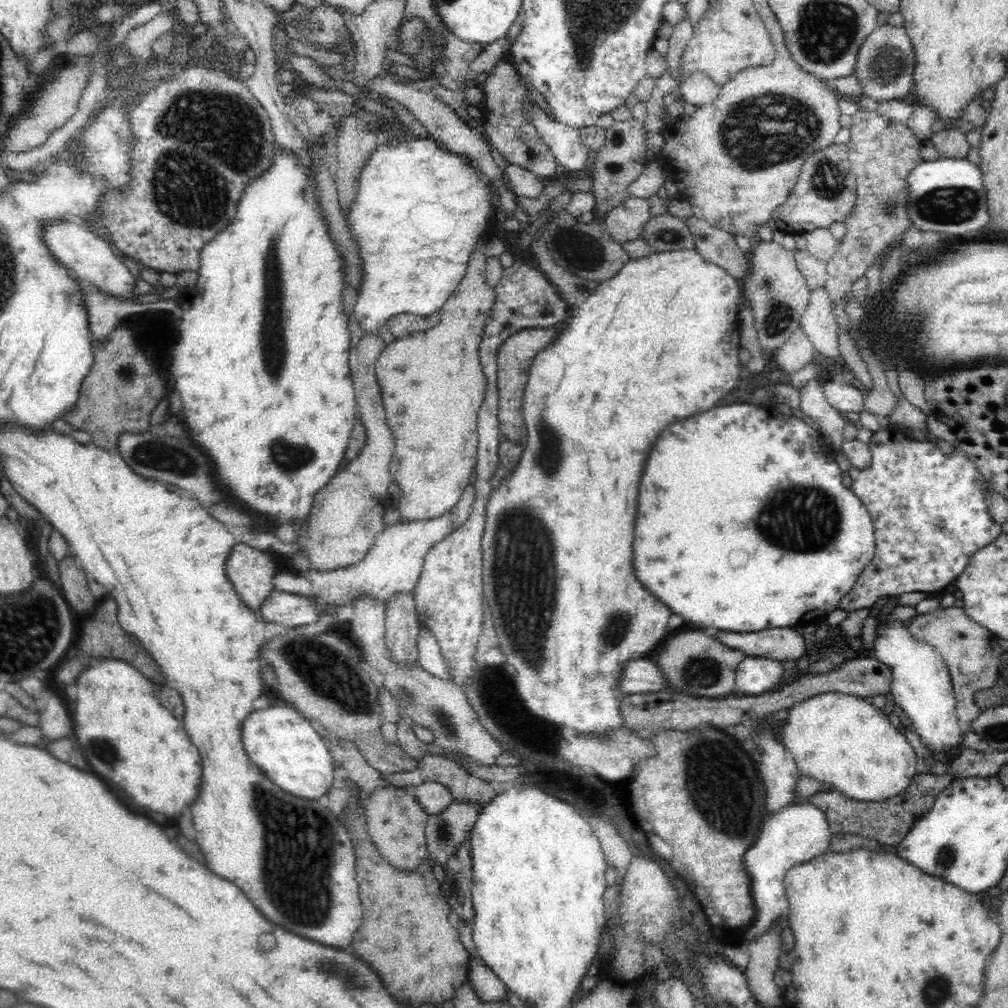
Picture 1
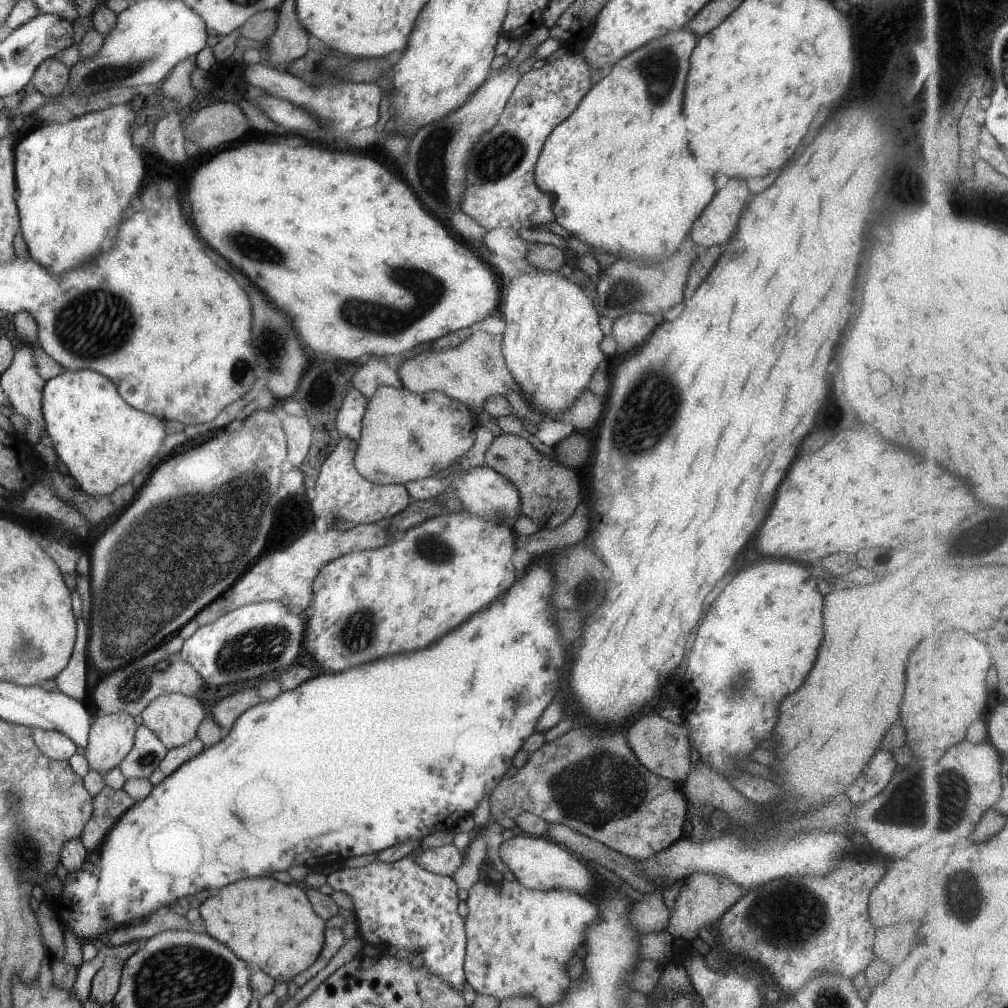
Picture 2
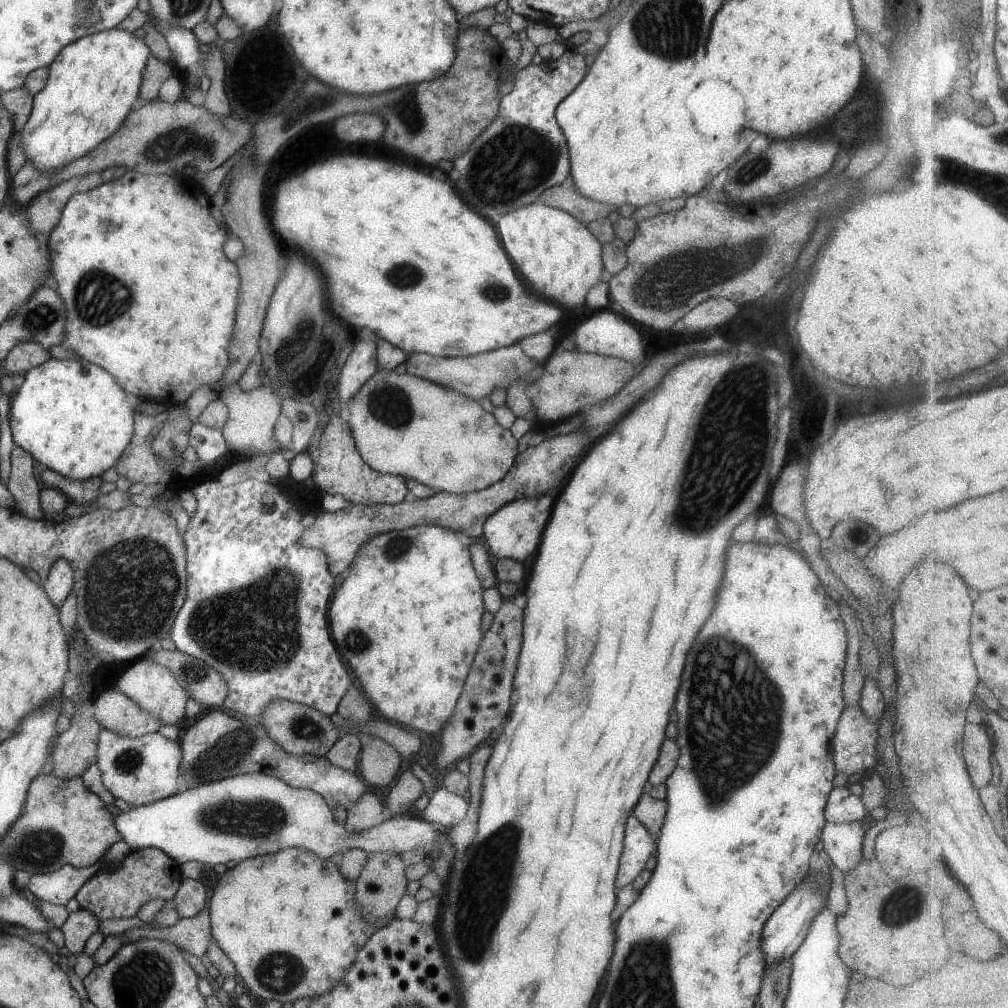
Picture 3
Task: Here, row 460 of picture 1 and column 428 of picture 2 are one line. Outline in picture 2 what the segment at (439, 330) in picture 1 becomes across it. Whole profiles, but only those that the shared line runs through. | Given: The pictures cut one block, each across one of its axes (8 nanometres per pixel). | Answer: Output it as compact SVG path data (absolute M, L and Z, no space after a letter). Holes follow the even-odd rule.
M378 386L373 396L366 400L360 437L353 457L355 470L365 480L376 485L404 485L415 479L431 477L471 448L477 425L471 410L446 394L435 391L412 393L403 386L398 389Z

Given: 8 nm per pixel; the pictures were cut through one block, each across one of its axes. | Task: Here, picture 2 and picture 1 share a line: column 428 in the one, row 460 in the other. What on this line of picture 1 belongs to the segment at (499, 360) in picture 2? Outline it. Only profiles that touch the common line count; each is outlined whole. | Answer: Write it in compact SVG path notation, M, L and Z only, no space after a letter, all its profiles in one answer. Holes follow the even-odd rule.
M366 335L349 352L349 371L355 388L357 417L366 430L366 443L358 457L353 458L340 472L336 472L328 485L315 494L308 516L302 523L297 524L294 540L300 548L297 555L308 559L308 568L316 571L330 572L334 569L346 568L359 563L374 544L376 537L383 531L382 514L384 514L384 504L382 502L390 496L388 489L393 482L393 476L389 473L389 464L395 452L394 434L390 431L388 425L381 395L382 391L375 373L377 358L386 345L379 336Z

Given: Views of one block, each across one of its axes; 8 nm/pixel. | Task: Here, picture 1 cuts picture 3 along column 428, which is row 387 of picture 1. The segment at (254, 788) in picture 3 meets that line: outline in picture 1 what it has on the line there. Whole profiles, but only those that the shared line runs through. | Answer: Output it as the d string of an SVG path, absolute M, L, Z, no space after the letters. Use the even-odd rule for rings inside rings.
M839 380L823 382L823 391L829 405L836 409L839 413L862 412L864 408L864 395L856 388L851 386L843 386L843 382Z

